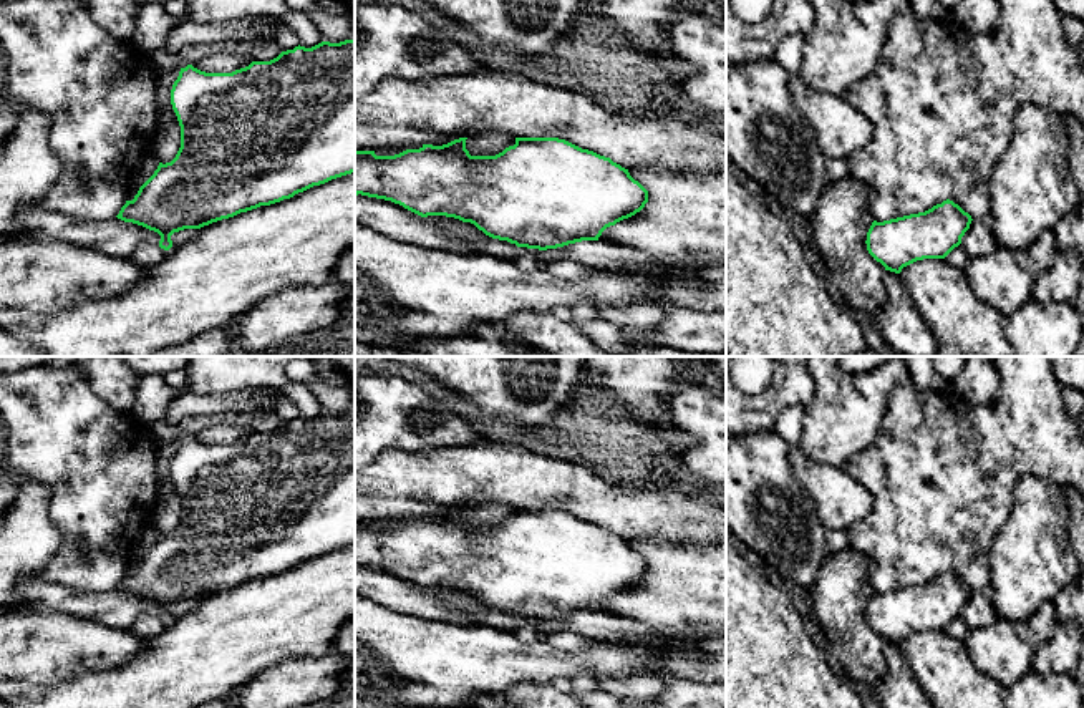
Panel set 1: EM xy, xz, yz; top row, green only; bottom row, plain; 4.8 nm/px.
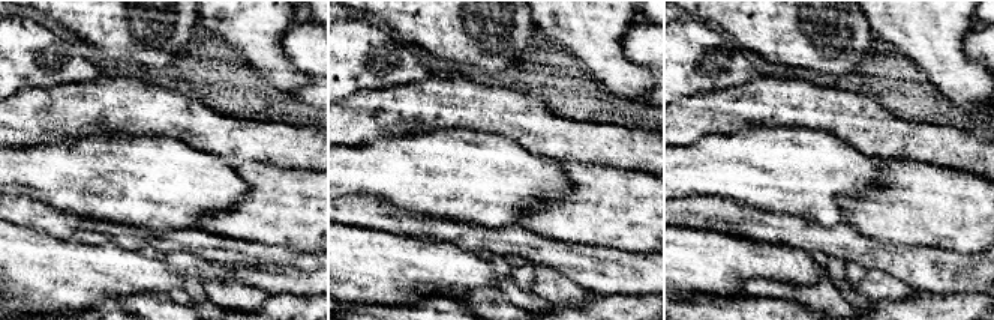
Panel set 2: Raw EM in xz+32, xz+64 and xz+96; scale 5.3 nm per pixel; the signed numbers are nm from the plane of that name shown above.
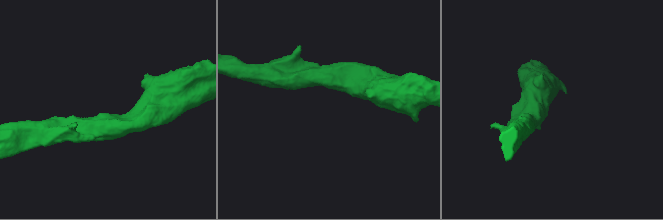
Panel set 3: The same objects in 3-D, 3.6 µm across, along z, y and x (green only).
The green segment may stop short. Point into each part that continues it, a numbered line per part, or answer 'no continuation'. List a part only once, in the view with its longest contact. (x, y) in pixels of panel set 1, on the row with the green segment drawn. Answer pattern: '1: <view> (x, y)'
no continuation

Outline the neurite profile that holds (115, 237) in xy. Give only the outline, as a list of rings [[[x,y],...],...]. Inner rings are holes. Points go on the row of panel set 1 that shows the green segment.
[[[30,206],[18,214],[23,232],[18,242],[65,240],[104,252],[111,257],[129,257],[141,244],[159,244],[161,235],[143,225],[124,222],[118,217],[109,221],[75,221],[73,217]]]

